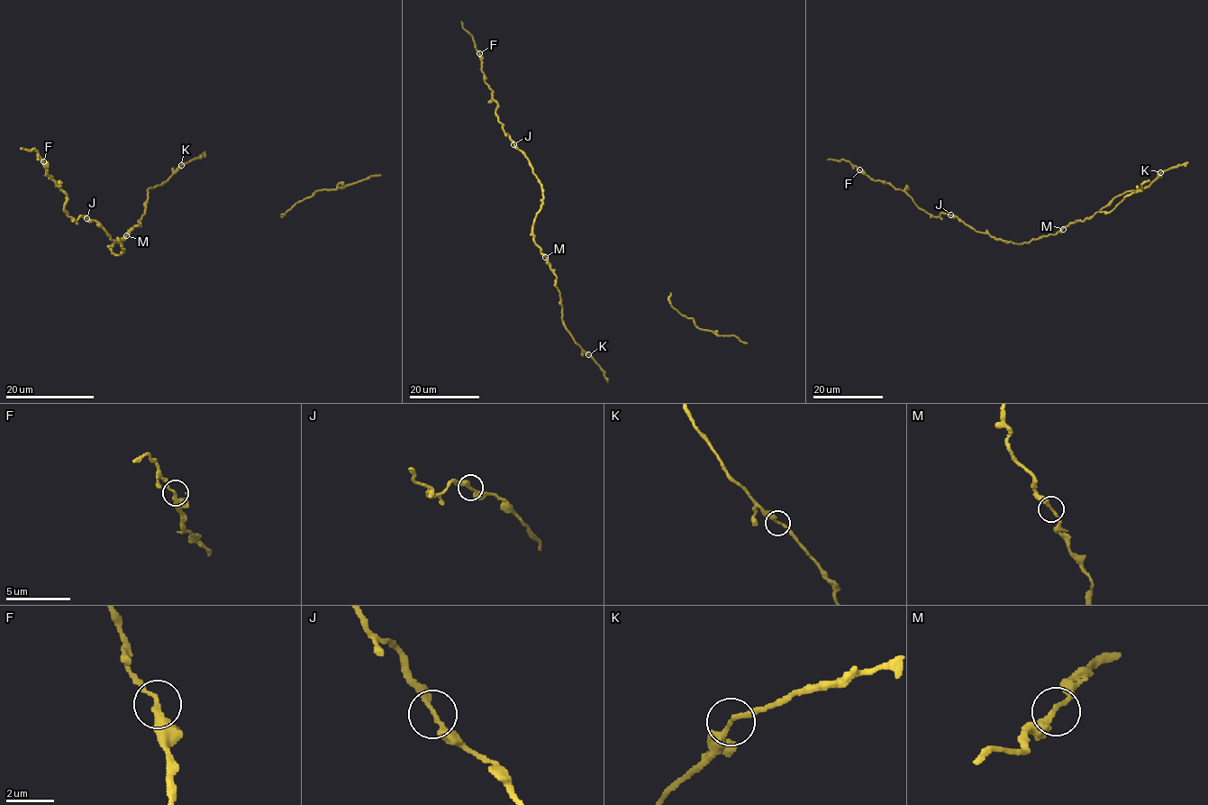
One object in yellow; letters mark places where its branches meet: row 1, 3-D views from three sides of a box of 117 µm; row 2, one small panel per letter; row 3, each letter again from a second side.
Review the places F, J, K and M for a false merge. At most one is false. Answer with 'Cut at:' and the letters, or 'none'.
Cut at: none

